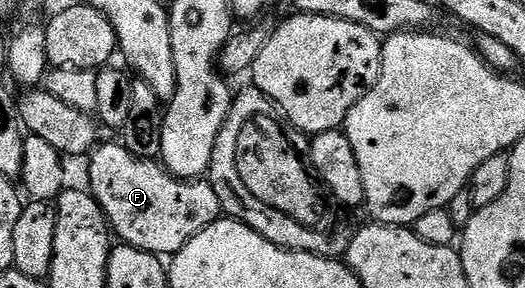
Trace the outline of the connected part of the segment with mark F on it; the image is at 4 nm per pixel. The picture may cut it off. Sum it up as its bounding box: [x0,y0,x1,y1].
[86,143,220,255]

